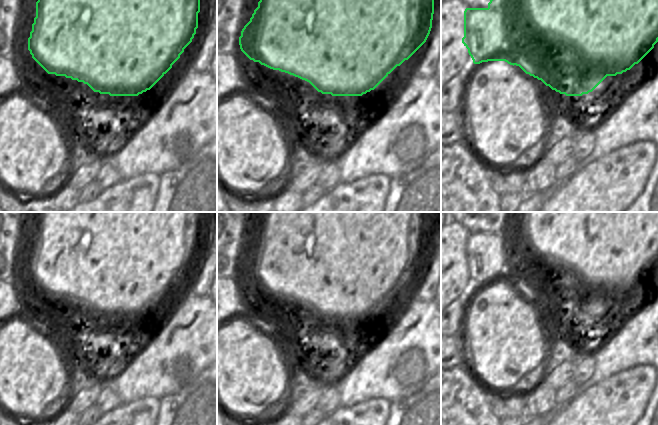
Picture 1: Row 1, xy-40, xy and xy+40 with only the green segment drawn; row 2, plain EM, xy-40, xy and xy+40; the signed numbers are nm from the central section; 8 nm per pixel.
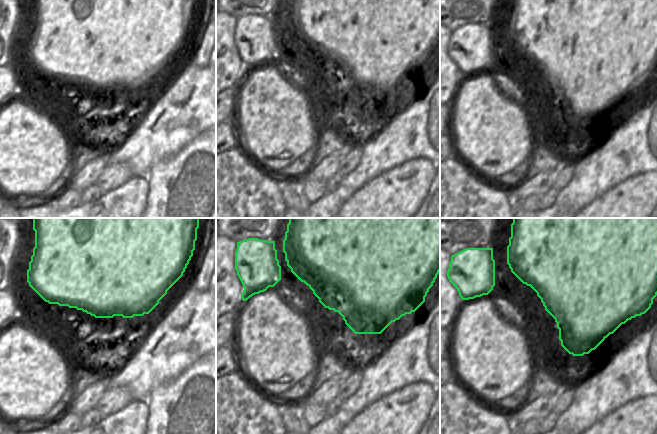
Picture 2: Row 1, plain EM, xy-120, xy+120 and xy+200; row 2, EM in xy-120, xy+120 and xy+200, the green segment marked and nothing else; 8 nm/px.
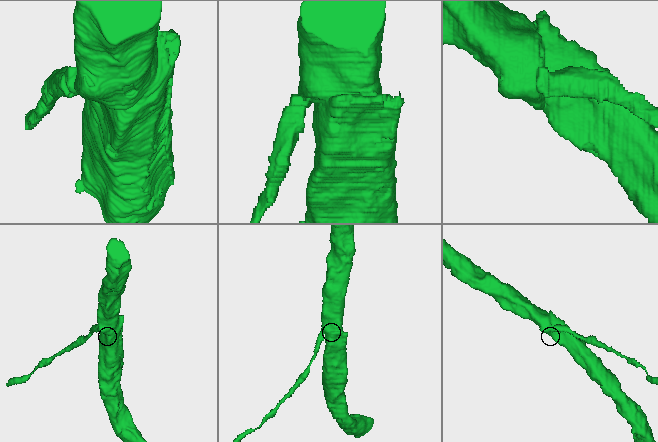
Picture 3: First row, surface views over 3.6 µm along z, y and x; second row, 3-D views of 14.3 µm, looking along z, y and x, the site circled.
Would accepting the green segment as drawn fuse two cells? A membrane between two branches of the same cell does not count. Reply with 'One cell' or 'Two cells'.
Two cells.

